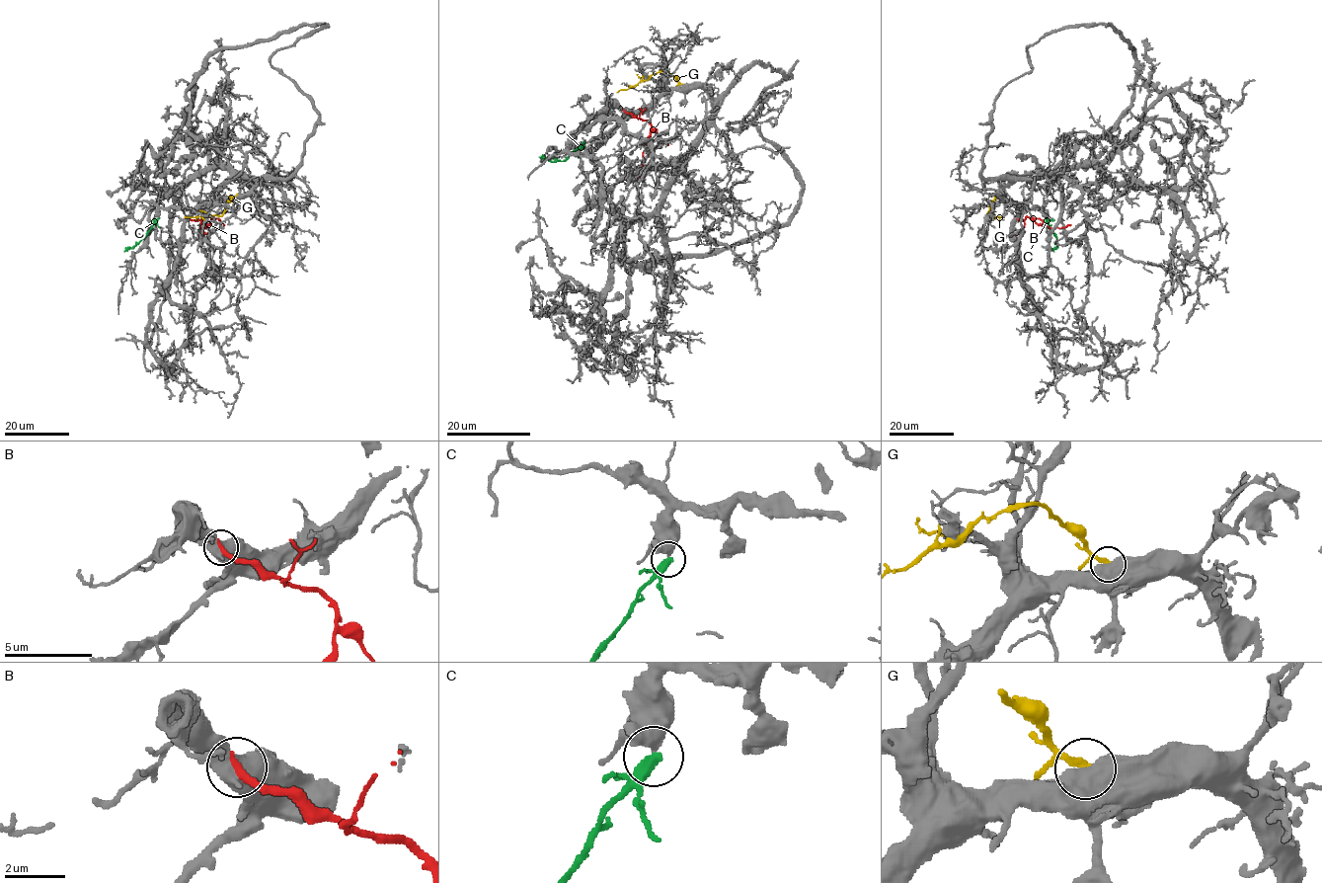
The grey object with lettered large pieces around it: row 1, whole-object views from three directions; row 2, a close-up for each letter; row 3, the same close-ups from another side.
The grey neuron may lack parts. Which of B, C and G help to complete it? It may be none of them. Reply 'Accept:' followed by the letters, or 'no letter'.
Accept: C

